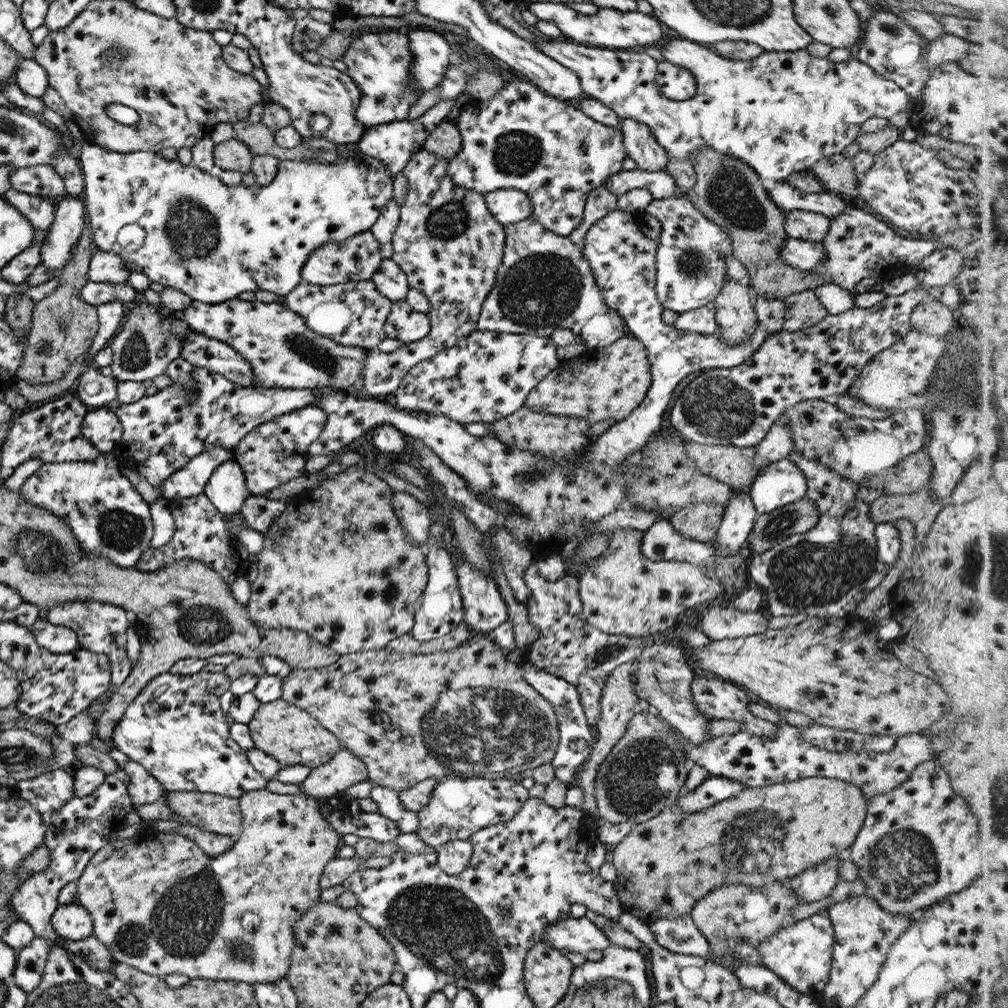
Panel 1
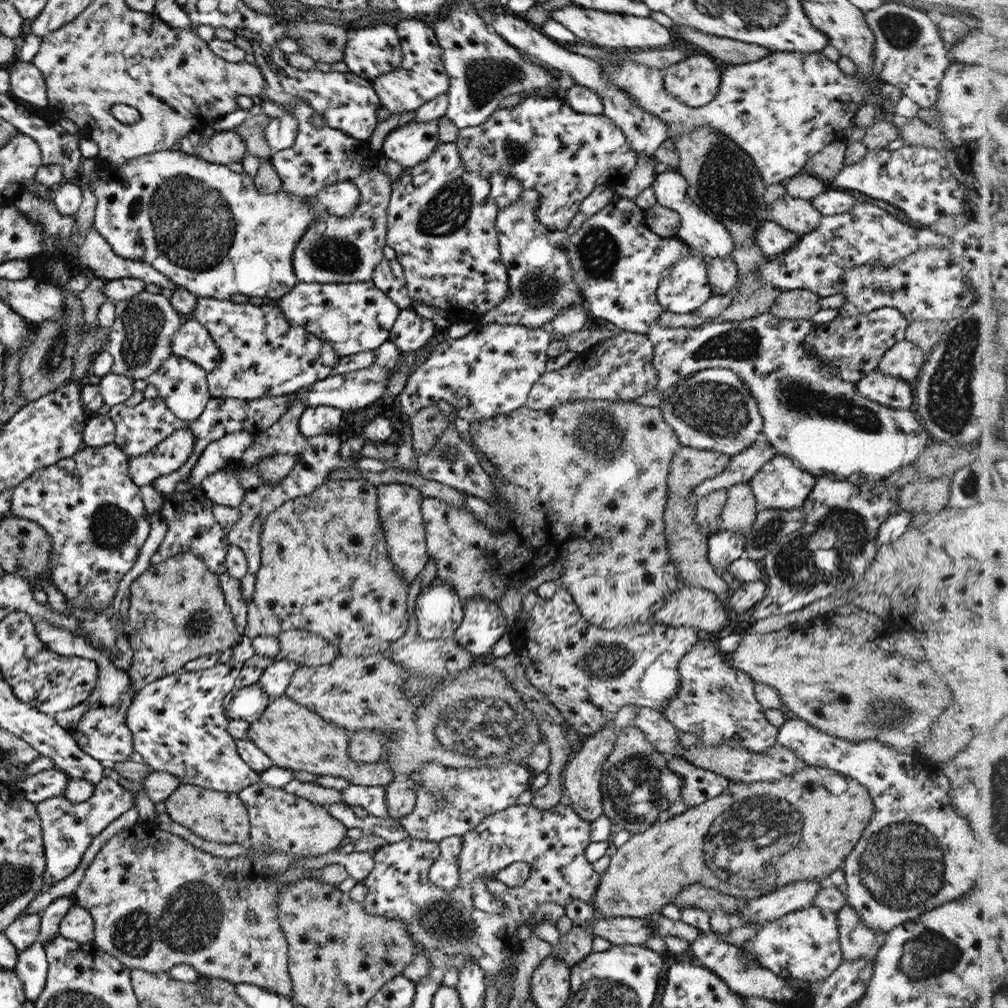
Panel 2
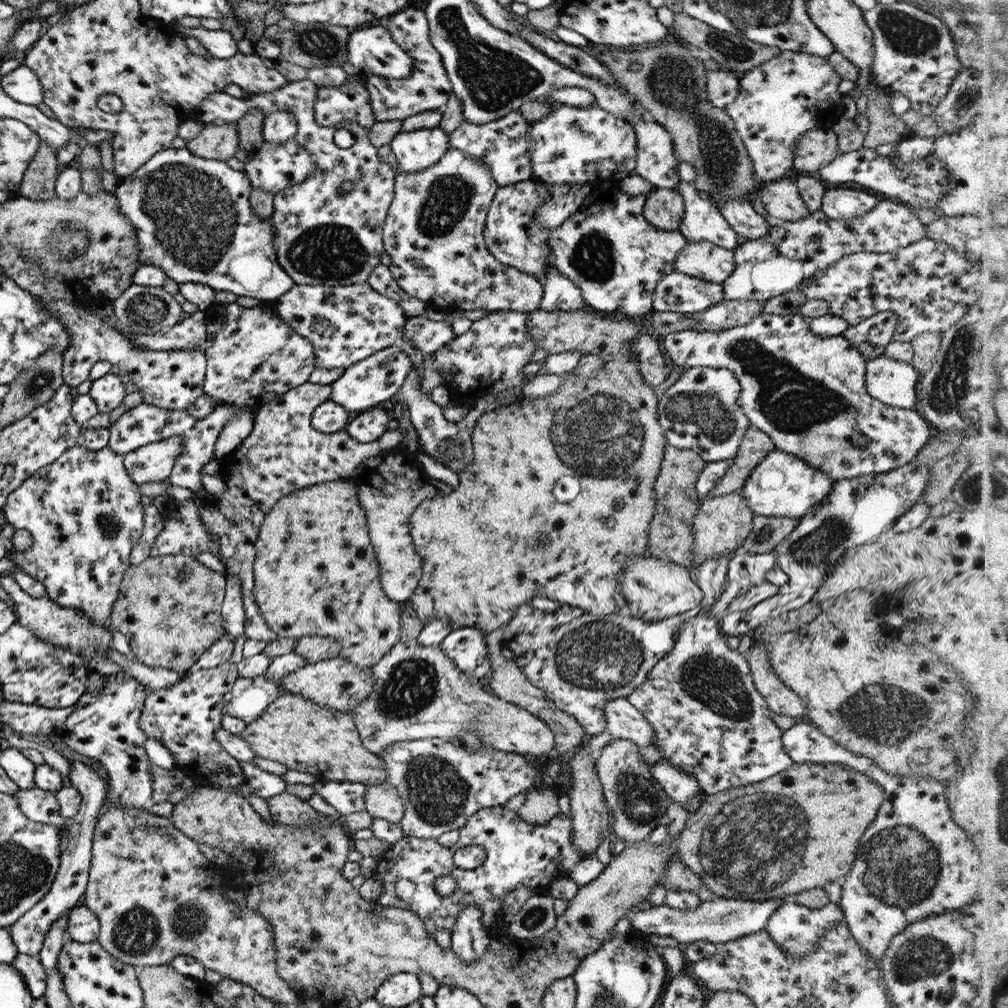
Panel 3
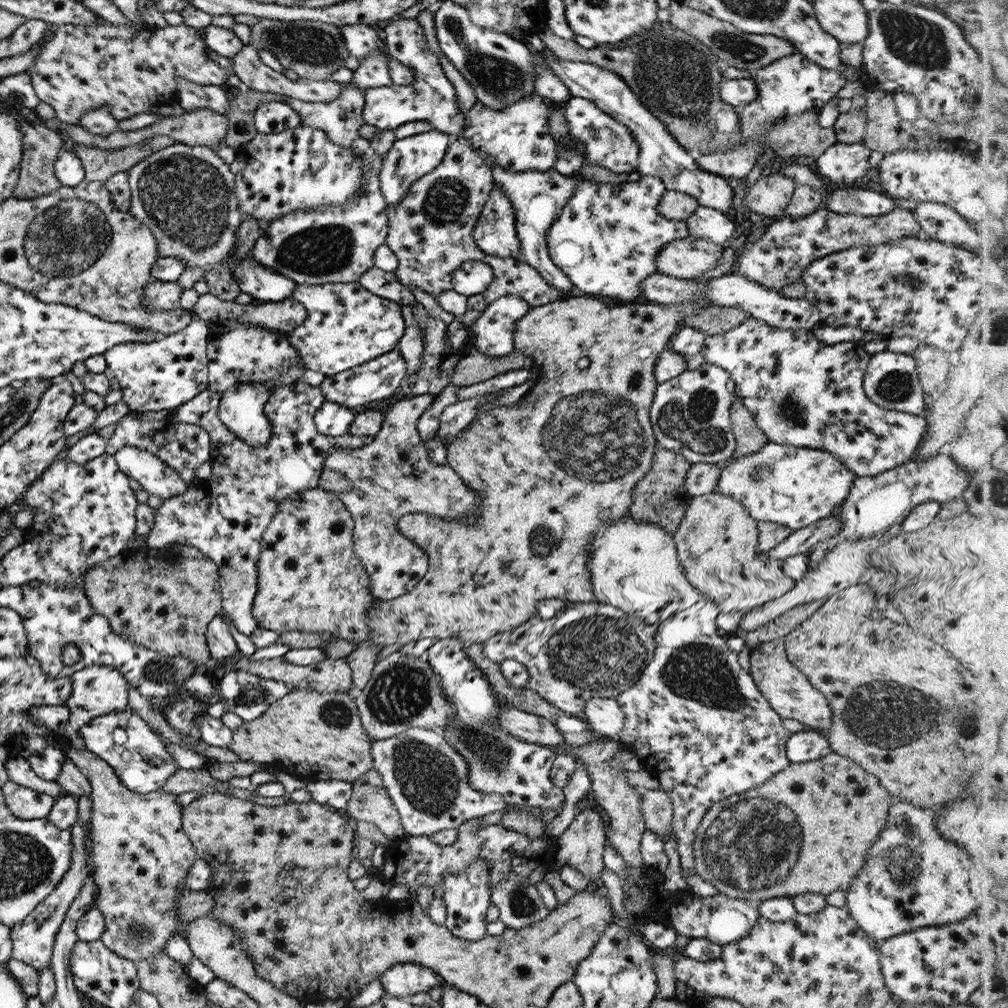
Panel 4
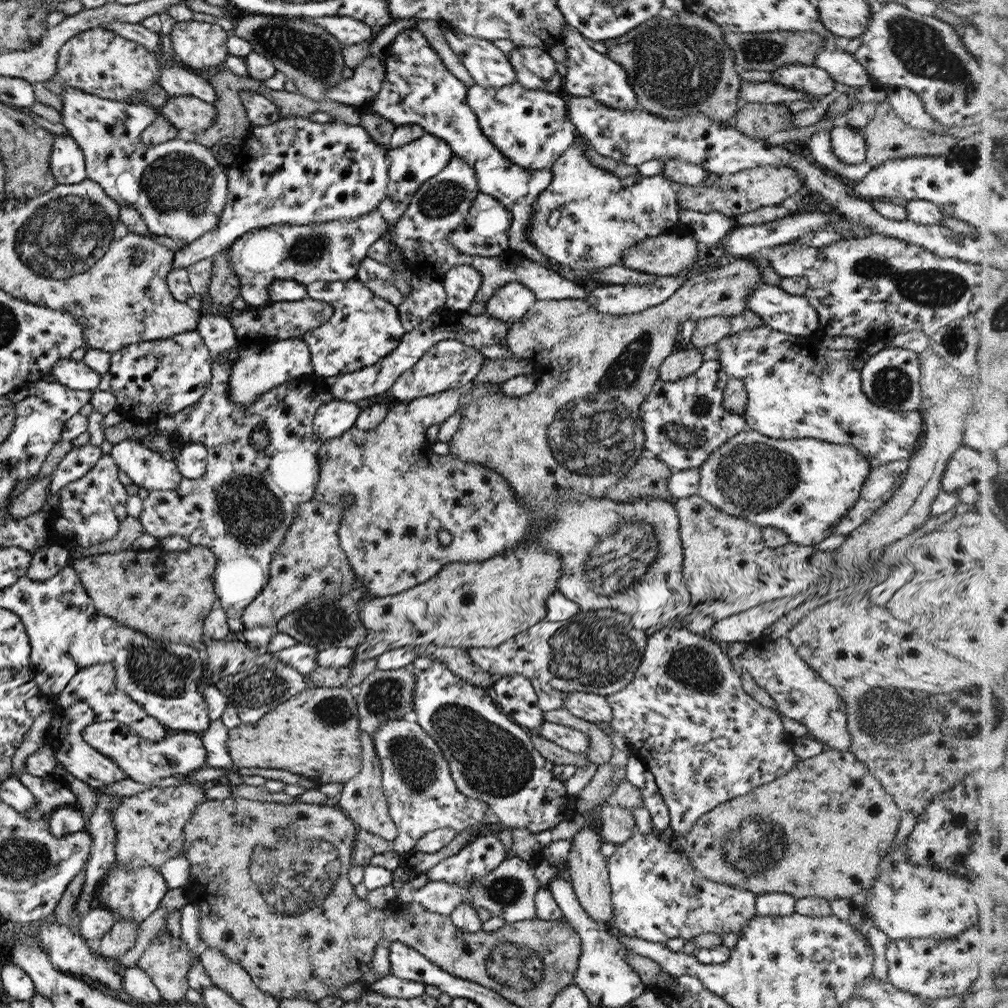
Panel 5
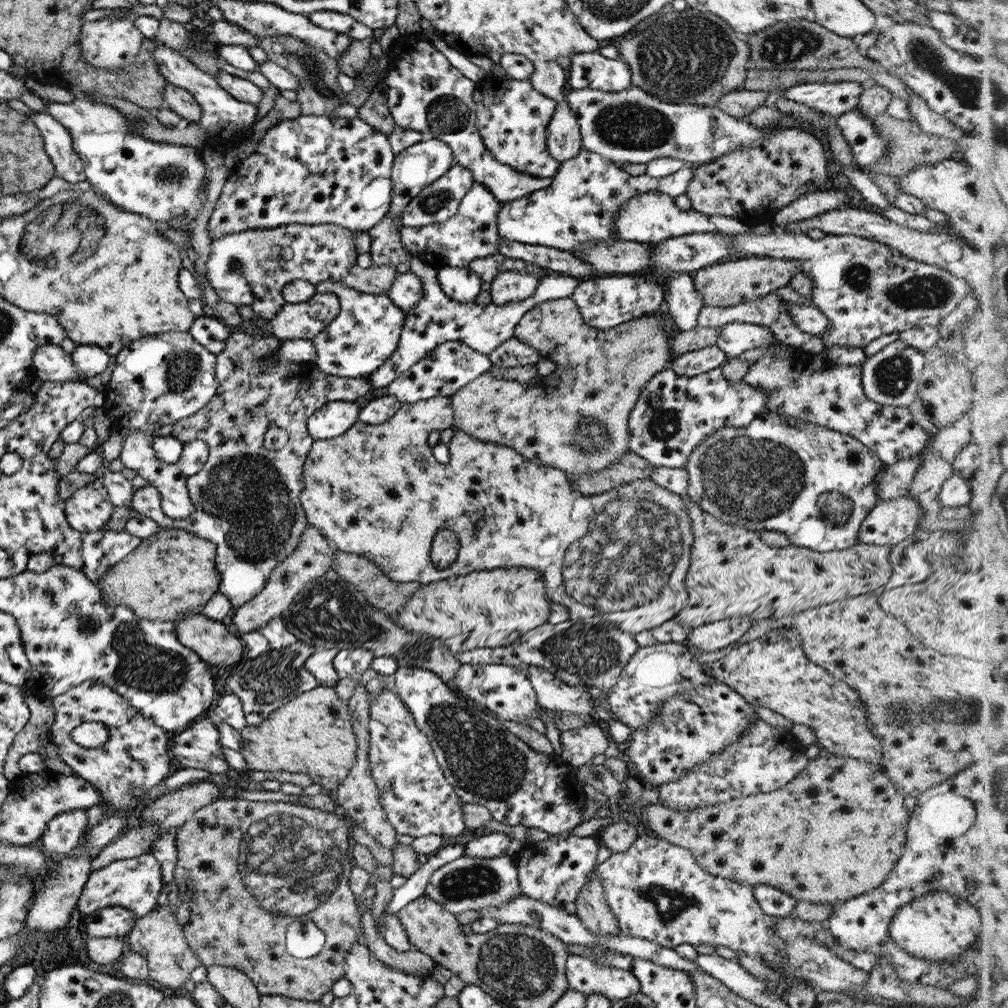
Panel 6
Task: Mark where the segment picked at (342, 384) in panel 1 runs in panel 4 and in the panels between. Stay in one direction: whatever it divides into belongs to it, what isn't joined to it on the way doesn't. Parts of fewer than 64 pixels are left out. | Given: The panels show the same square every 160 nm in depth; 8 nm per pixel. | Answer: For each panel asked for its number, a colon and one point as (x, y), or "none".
2: (262, 354)
3: (252, 356)
4: (237, 353)

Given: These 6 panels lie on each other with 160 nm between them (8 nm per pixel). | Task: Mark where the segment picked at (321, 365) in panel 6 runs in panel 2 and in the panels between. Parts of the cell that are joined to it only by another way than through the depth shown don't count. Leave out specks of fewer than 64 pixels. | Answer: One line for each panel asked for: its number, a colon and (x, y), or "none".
2: (353, 318)
3: (344, 325)
4: (345, 325)
5: (363, 328)

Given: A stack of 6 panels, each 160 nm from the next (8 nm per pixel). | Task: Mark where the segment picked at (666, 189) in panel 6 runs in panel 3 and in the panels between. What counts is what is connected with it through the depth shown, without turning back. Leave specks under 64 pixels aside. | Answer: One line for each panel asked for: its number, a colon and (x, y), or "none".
3: (606, 249)
4: (605, 239)
5: (584, 220)

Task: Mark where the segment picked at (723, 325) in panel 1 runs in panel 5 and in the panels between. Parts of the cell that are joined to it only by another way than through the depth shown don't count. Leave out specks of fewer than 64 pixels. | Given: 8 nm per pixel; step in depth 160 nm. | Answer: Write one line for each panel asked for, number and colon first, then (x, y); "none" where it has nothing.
2: (722, 275)
3: (701, 259)
4: (689, 257)
5: (665, 255)

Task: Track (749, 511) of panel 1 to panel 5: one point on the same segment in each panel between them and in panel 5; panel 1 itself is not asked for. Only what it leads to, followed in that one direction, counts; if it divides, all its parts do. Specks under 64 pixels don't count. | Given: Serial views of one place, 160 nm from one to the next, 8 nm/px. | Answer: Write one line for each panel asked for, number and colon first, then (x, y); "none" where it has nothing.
2: (723, 547)
3: (708, 720)
4: (694, 719)
5: (685, 716)

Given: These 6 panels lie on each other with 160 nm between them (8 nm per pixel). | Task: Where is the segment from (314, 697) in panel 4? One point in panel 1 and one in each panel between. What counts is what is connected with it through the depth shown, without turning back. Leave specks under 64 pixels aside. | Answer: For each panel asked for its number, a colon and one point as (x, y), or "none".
1: (290, 736)
2: (292, 737)
3: (303, 736)

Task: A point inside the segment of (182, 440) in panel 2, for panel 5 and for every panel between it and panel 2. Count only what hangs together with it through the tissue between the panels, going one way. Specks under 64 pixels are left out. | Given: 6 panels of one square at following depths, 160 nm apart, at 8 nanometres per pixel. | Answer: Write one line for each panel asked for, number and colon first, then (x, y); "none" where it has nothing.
3: (153, 462)
4: (156, 478)
5: (151, 471)

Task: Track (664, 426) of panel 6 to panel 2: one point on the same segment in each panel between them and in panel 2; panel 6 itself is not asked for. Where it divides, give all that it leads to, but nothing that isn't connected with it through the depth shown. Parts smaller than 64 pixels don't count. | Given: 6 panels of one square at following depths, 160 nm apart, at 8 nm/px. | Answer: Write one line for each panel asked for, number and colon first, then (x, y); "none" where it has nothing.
2: (712, 410)
3: (700, 411)
4: (689, 414)
5: (683, 422)

